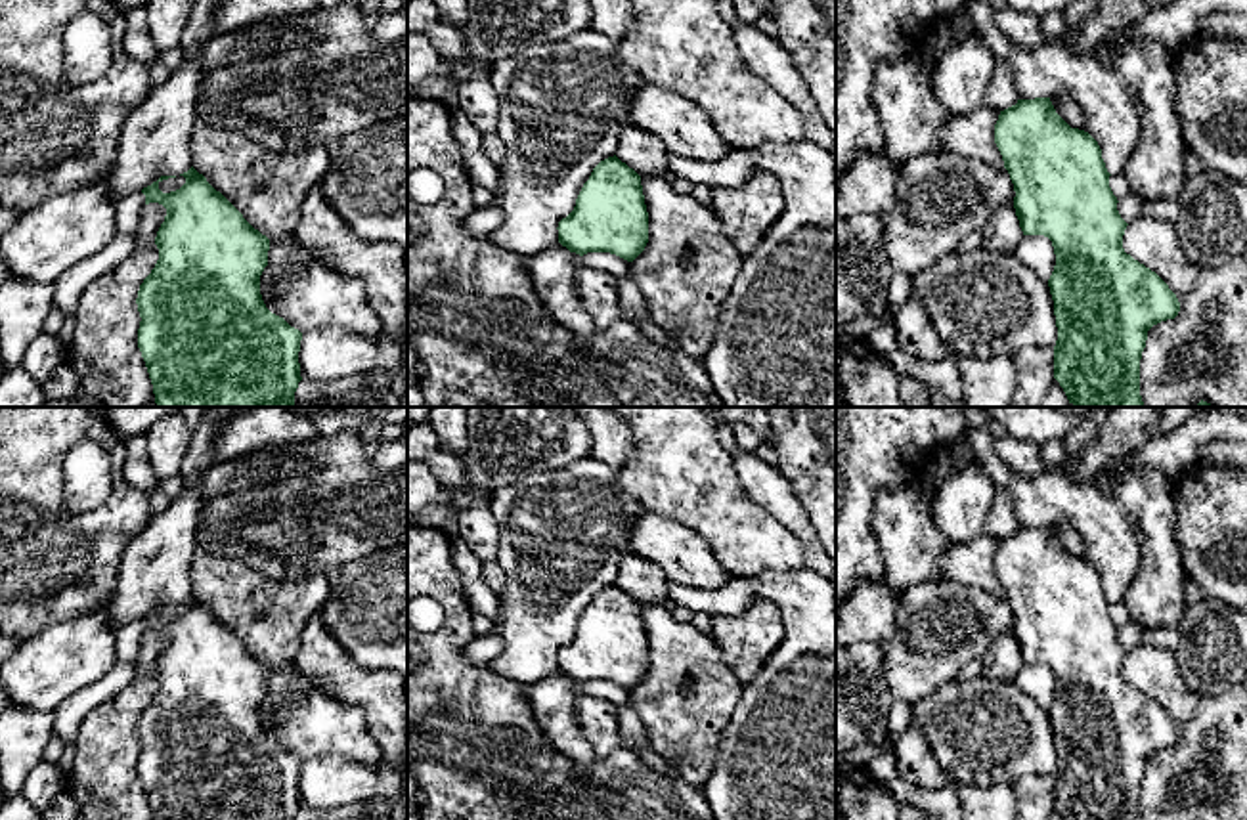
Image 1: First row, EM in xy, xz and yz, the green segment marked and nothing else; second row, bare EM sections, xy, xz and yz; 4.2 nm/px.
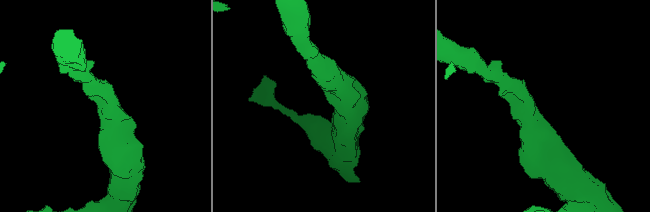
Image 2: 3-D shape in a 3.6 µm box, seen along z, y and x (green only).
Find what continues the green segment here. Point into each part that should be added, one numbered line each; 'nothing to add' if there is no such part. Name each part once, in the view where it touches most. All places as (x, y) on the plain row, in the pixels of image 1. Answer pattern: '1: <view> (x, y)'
nothing to add

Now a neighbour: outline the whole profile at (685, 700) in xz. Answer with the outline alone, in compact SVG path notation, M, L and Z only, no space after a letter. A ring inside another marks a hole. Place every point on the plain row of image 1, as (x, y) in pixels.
M641 604L648 640L648 671L631 690L629 705L641 717L650 747L687 784L702 788L711 776L719 738L736 709L744 686L725 663L713 638L690 621L675 619L666 606Z

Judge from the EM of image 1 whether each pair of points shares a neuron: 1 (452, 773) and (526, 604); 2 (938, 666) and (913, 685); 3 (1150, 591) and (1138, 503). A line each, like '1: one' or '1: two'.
1: two
2: one
3: one

